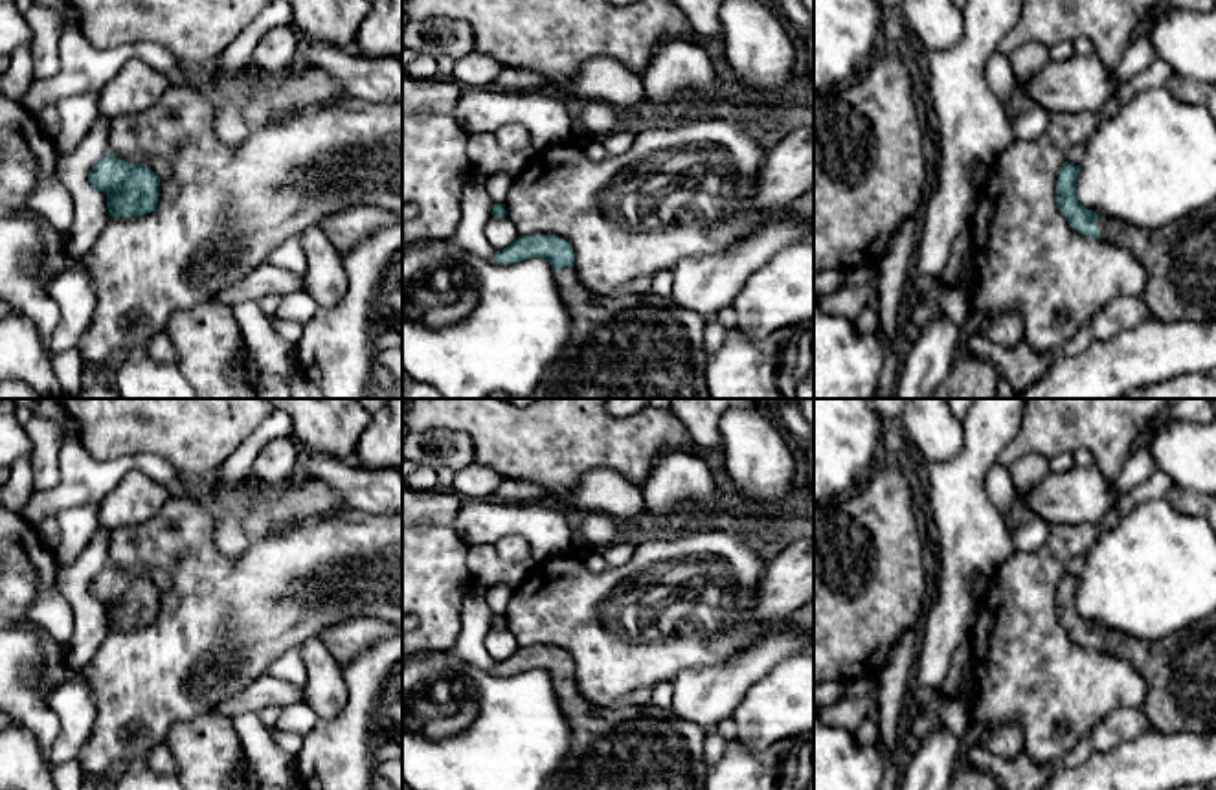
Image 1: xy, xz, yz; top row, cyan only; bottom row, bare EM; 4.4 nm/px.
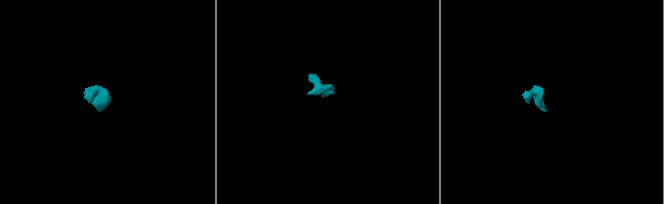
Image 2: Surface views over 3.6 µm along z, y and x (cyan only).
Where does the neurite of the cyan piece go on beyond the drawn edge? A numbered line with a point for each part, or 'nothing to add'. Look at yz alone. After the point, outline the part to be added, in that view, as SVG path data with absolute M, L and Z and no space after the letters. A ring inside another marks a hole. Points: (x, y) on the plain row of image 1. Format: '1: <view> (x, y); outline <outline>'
1: yz (1180, 671); outline M1216 614L1161 641L1135 641L1117 630L1097 625L1102 652L1128 660L1144 678L1148 693L1139 705L1150 728L1159 733L1216 731Z

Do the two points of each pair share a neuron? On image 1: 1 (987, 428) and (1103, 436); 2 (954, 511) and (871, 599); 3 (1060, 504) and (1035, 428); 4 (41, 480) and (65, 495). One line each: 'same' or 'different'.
1: different
2: different
3: different
4: different

